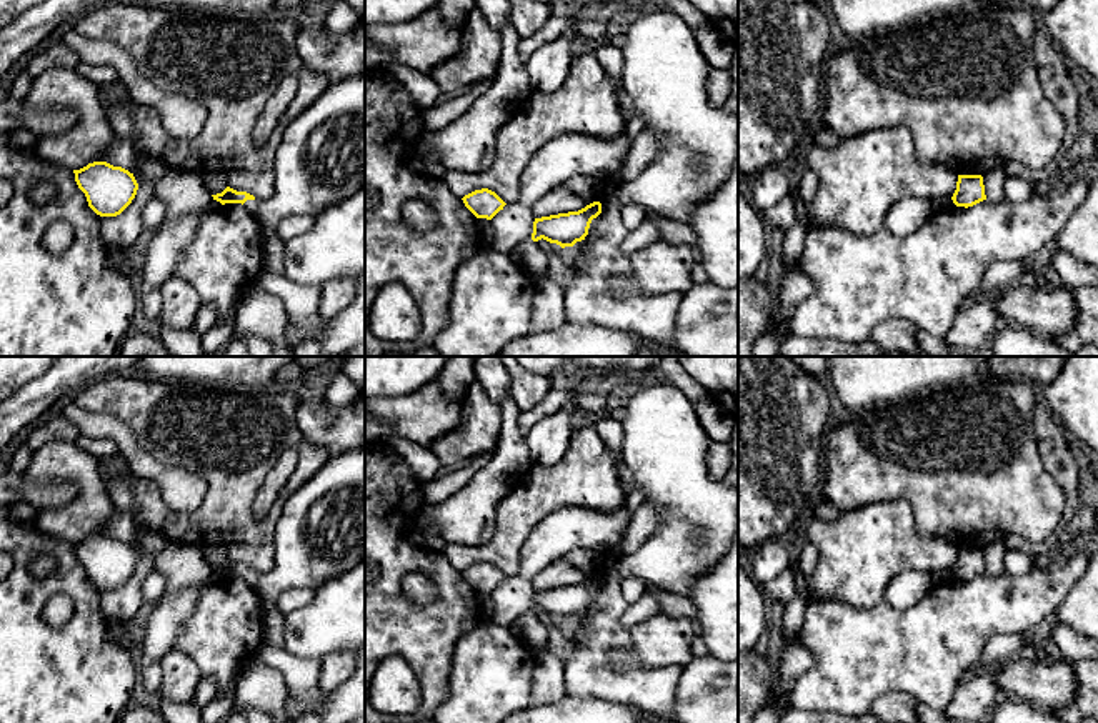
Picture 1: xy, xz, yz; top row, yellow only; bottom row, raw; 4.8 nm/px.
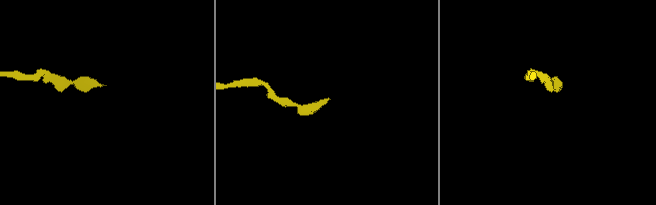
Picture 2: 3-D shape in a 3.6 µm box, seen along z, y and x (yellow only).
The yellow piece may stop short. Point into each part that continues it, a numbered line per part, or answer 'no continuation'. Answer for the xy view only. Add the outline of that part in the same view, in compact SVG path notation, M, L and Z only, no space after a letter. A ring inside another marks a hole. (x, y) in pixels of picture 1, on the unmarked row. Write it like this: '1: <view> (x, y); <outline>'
1: xy (320, 535); M365 448L330 456L327 465L307 483L297 488L285 501L273 533L275 565L267 573L247 573L243 578L260 598L275 605L288 588L317 590L327 581L355 568L365 558Z

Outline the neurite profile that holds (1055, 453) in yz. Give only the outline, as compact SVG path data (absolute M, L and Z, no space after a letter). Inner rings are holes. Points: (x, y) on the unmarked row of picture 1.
M1040 395L1033 408L1035 445L1048 475L1061 486L1065 513L1061 523L1070 525L1080 500L1080 470L1066 443L1060 421Z

